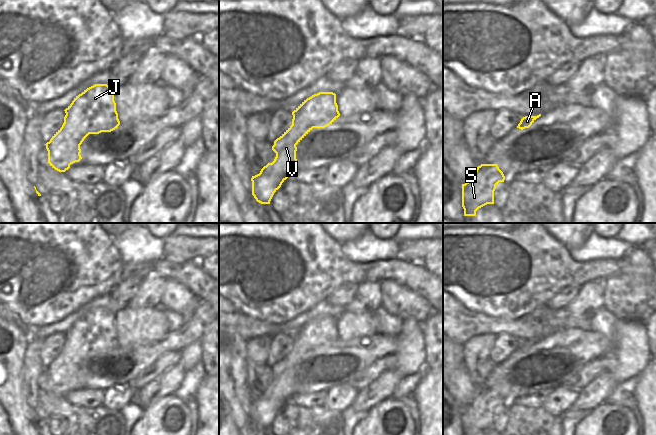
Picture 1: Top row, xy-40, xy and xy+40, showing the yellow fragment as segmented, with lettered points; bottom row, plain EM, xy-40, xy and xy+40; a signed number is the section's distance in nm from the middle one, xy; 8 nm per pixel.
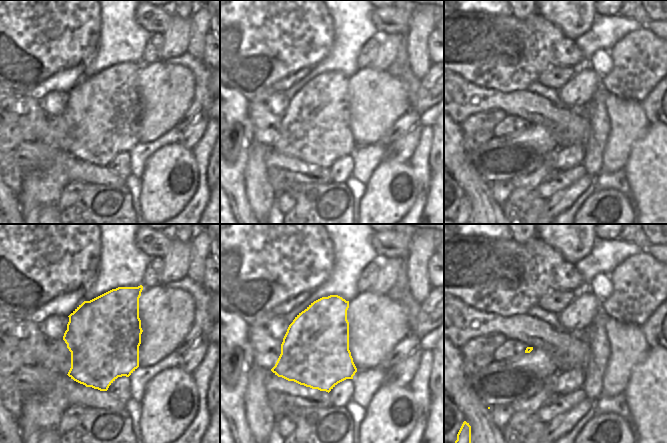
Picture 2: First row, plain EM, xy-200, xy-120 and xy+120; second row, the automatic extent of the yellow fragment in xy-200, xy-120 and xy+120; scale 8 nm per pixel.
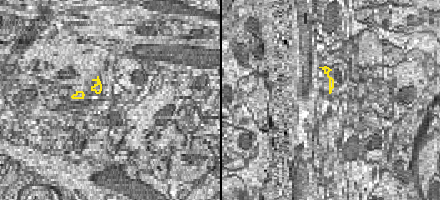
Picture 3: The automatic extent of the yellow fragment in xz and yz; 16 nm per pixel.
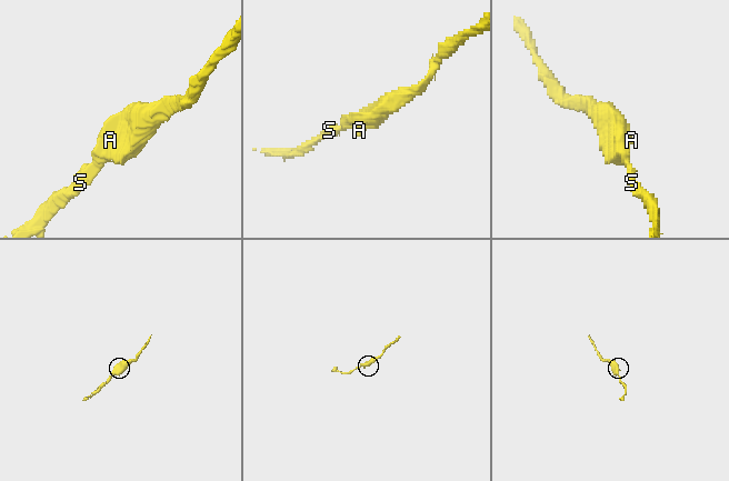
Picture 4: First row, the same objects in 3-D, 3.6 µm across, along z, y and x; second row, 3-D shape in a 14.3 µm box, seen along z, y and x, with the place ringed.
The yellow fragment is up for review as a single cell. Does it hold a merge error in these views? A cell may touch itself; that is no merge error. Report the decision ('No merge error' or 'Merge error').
No merge error

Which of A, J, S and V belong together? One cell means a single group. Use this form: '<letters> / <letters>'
A J S V

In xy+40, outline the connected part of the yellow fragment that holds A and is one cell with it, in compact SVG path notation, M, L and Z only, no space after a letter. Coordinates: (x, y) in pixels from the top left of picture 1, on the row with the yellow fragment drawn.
M541 114L537 116L525 116L521 119L520 123L518 124L517 128L523 130L525 128L529 128L532 123L541 116Z

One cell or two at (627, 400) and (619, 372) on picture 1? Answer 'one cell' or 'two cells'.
two cells

